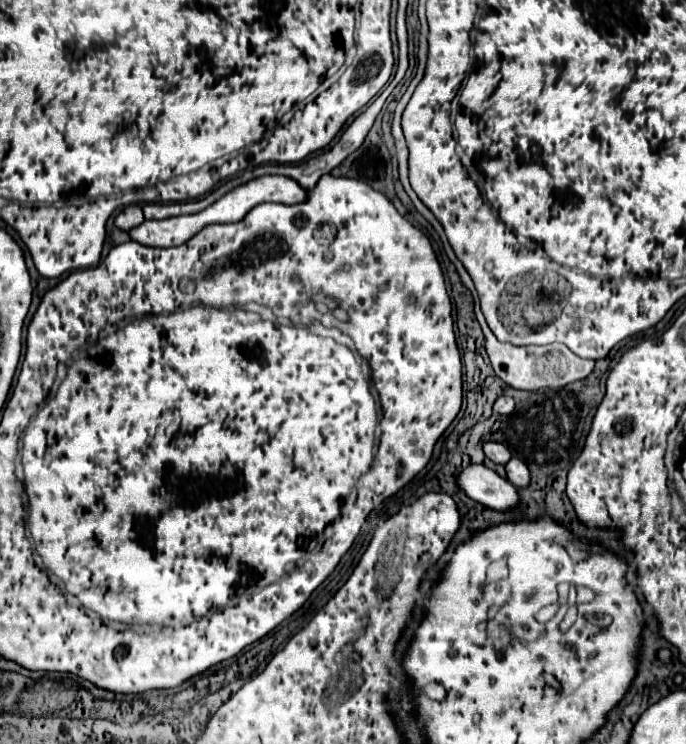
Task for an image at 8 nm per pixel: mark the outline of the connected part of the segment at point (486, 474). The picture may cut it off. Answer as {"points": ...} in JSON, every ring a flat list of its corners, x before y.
{"points":[[471,464,469,468,465,468,459,474,457,484,469,498,497,512,507,512,519,506,521,502,517,488,509,480,501,478,497,472,479,464]]}

